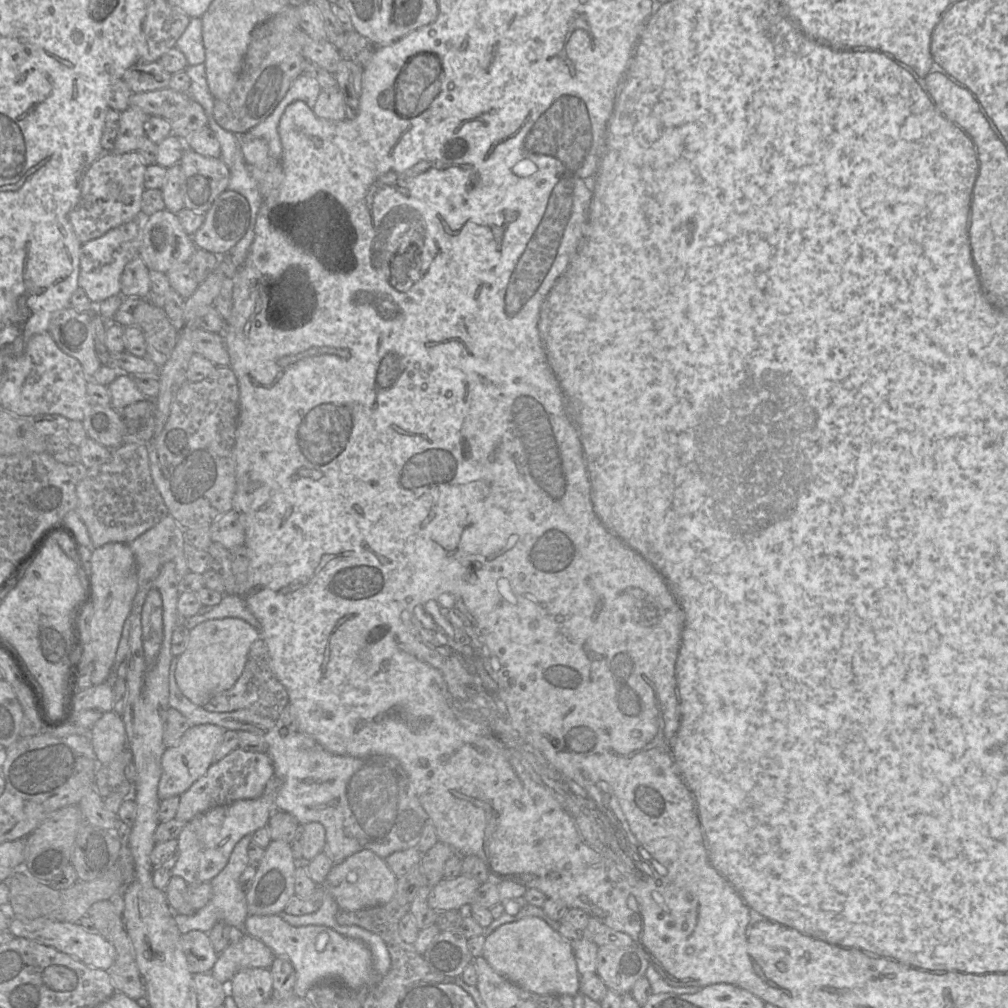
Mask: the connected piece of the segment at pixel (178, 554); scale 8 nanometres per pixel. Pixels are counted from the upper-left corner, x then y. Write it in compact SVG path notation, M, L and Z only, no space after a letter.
M167 515L128 545L137 565L139 584L151 581L167 562L176 566L182 580L189 571L185 558L184 528Z

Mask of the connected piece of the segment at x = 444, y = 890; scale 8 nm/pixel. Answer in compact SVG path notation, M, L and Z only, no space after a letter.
M461 875L454 879L442 879L430 892L429 905L436 911L459 910L470 905L481 883Z

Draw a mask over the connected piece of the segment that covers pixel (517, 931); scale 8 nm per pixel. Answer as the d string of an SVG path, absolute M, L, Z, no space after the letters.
M538 917L500 925L486 936L482 957L495 971L527 991L571 997L580 993L580 973L572 943Z

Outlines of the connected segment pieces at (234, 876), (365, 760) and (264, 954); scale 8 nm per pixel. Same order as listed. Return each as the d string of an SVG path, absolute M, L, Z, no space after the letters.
M252 835L242 838L234 847L226 867L212 880L213 896L209 903L193 915L175 914L175 921L180 933L183 935L193 930L208 933L215 924L225 923L244 931L246 918L250 915L245 893L242 891L239 878L250 865L248 849L252 843Z
M173 657L169 672L169 706L181 712L191 726L213 724L226 730L248 731L260 736L267 744L267 754L273 763L275 775L281 781L274 801L276 809L292 814L300 824L322 824L326 833L323 852L327 857L336 863L359 851L369 850L385 859L394 852L416 848L428 815L420 804L406 771L397 759L387 755L357 758L333 754L304 732L289 732L287 728L281 727L278 720L261 717L247 709L227 713L209 712L188 700L177 686L174 676L176 658Z
M249 935L237 944L230 944L218 954L213 976L227 987L233 976L249 968L269 969L276 955L261 940Z

